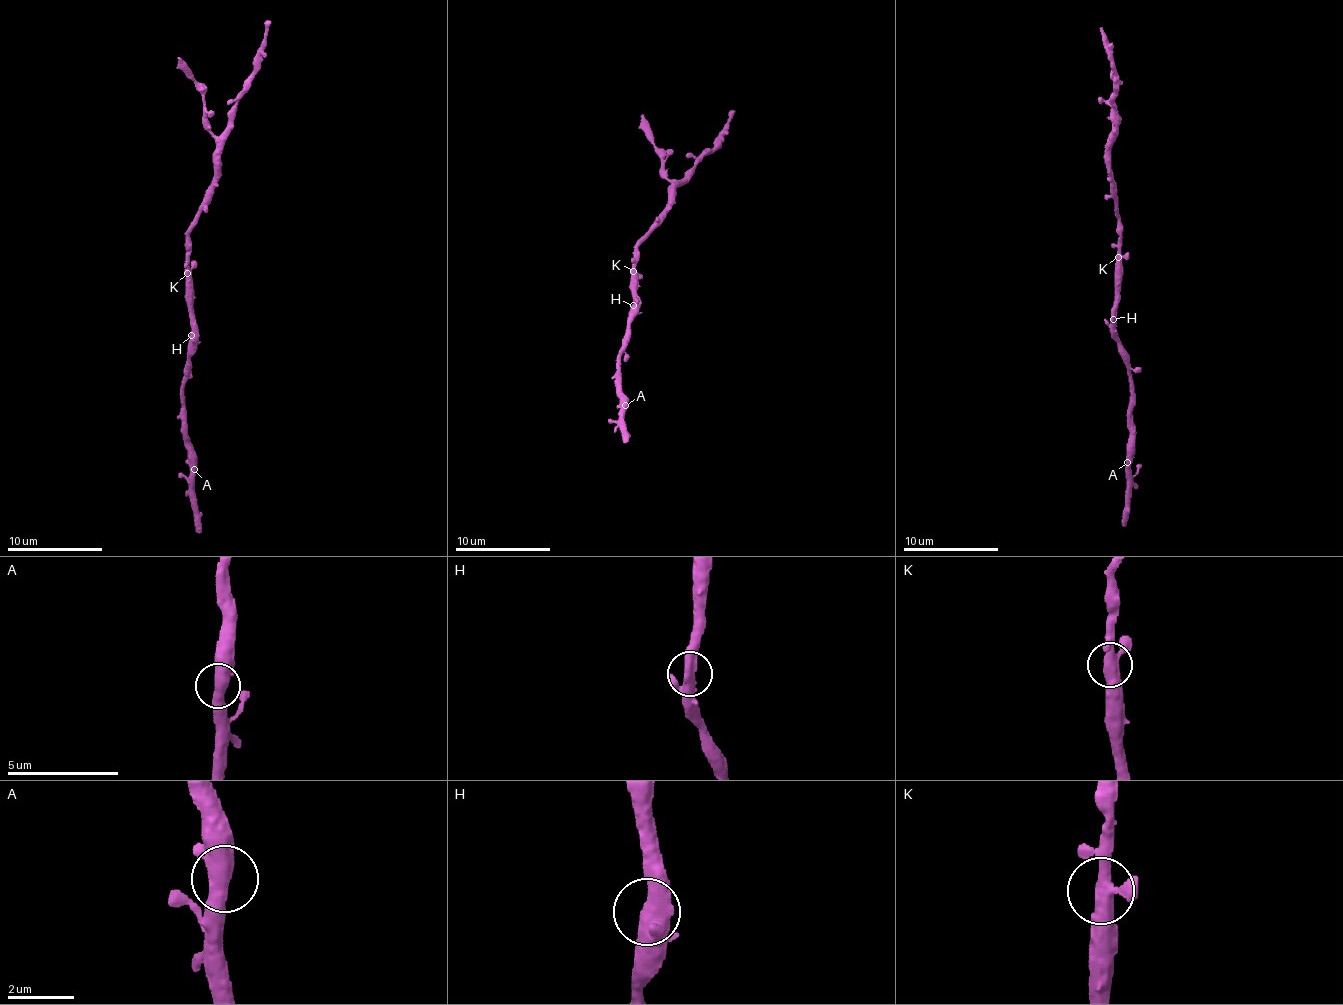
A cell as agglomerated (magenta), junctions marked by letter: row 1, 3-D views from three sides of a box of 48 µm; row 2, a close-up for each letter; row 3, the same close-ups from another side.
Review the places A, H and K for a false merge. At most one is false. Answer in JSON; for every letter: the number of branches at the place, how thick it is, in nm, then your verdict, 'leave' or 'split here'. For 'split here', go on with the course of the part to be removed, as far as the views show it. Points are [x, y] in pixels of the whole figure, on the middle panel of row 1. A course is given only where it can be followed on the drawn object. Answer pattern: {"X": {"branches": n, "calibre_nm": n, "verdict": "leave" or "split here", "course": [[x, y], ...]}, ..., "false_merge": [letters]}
{"A": {"branches": 3, "calibre_nm": 400, "verdict": "leave"}, "H": {"branches": 3, "calibre_nm": 420, "verdict": "leave"}, "K": {"branches": 3, "calibre_nm": 400, "verdict": "leave"}, "false_merge": []}

